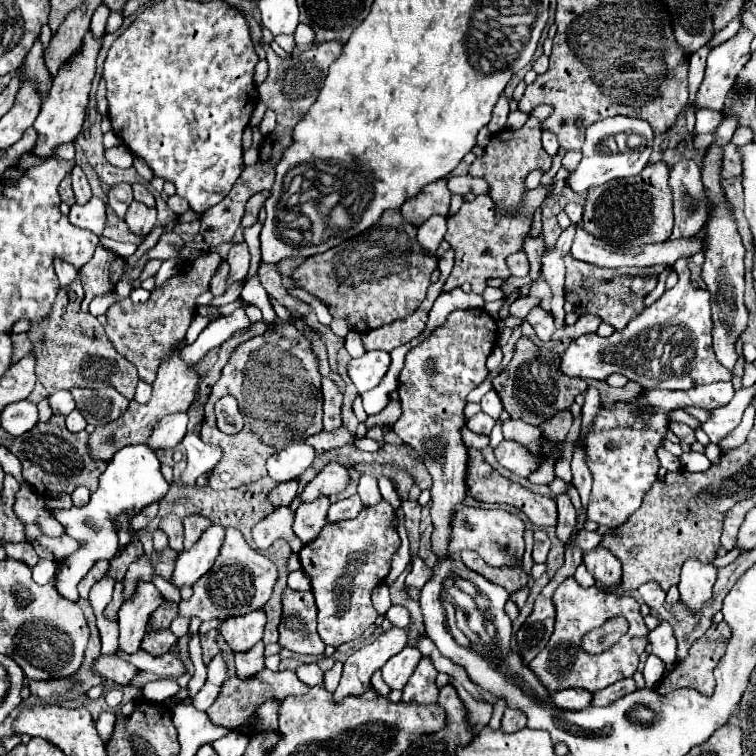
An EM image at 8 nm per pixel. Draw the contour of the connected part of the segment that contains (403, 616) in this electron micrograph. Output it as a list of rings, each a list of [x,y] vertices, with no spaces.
[[[392,605],[385,615],[393,626],[405,628],[411,622],[409,611],[401,605]]]

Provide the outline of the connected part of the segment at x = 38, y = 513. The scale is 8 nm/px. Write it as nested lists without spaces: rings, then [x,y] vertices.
[[[23,483],[19,493],[17,493],[17,501],[15,501],[15,513],[21,521],[25,523],[33,523],[37,527],[41,527],[43,535],[51,535],[51,537],[59,537],[63,535],[63,525],[59,525],[57,519],[53,519],[43,505],[43,497],[37,497],[37,493],[31,489],[31,485]]]

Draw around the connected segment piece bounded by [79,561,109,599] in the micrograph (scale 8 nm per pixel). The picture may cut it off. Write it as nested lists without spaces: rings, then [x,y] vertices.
[[[99,561],[99,563],[95,563],[95,567],[85,575],[85,579],[79,583],[79,597],[81,597],[81,599],[87,599],[89,589],[91,589],[99,579],[103,579],[103,575],[107,573],[107,567],[109,567],[107,561]]]

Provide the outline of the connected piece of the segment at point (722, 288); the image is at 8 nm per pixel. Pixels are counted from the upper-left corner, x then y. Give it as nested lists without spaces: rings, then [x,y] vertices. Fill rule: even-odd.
[[[725,115],[717,131],[713,133],[717,137],[717,143],[709,147],[709,153],[703,159],[703,185],[707,187],[707,195],[711,201],[715,201],[715,209],[711,211],[711,219],[705,227],[705,239],[707,239],[707,249],[705,249],[705,263],[703,263],[703,281],[707,283],[707,289],[711,293],[711,321],[713,321],[713,351],[717,355],[717,361],[733,371],[737,363],[737,349],[735,343],[741,337],[741,333],[747,327],[747,309],[743,305],[743,259],[745,259],[745,247],[741,243],[741,237],[737,233],[735,217],[729,209],[729,203],[725,199],[723,187],[721,187],[721,153],[719,149],[727,145],[737,129],[737,119],[731,115]]]

